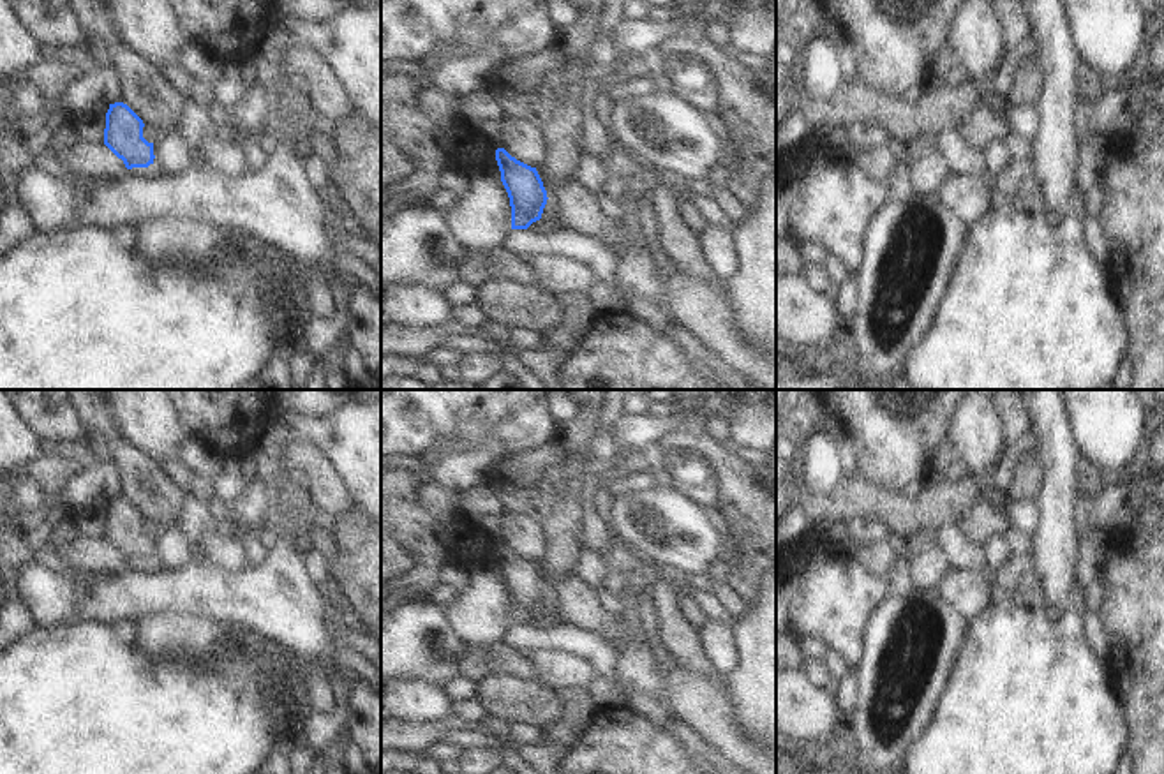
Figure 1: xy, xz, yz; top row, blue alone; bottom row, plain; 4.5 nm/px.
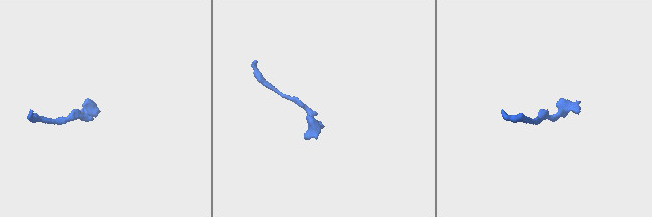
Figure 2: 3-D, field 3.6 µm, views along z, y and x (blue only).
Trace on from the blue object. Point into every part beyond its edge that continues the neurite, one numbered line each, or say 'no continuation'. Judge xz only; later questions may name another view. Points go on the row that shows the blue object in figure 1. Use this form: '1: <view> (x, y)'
no continuation.

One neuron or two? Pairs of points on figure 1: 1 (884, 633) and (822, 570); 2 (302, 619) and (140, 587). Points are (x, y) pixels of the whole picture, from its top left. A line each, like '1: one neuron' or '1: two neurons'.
1: two neurons
2: one neuron

